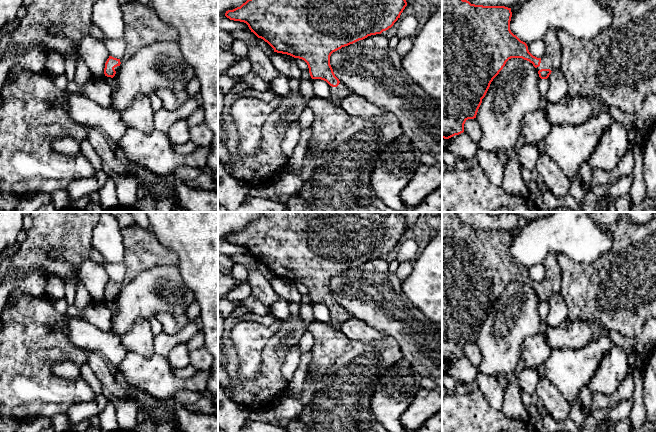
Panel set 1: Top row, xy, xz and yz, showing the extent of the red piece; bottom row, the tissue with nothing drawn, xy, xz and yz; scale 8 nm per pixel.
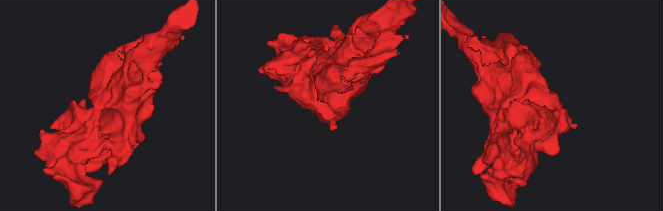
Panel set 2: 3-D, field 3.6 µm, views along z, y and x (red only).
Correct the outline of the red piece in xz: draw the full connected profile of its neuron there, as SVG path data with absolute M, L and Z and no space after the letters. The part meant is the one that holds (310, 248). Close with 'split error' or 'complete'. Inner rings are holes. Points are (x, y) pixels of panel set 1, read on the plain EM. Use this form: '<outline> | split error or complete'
M263 212L260 218L248 223L240 231L226 235L225 240L246 247L251 256L267 266L274 276L304 284L312 303L321 303L329 308L329 324L339 330L341 324L352 317L335 300L330 289L331 278L368 260L388 254L400 242L406 230L402 212Z | split error

